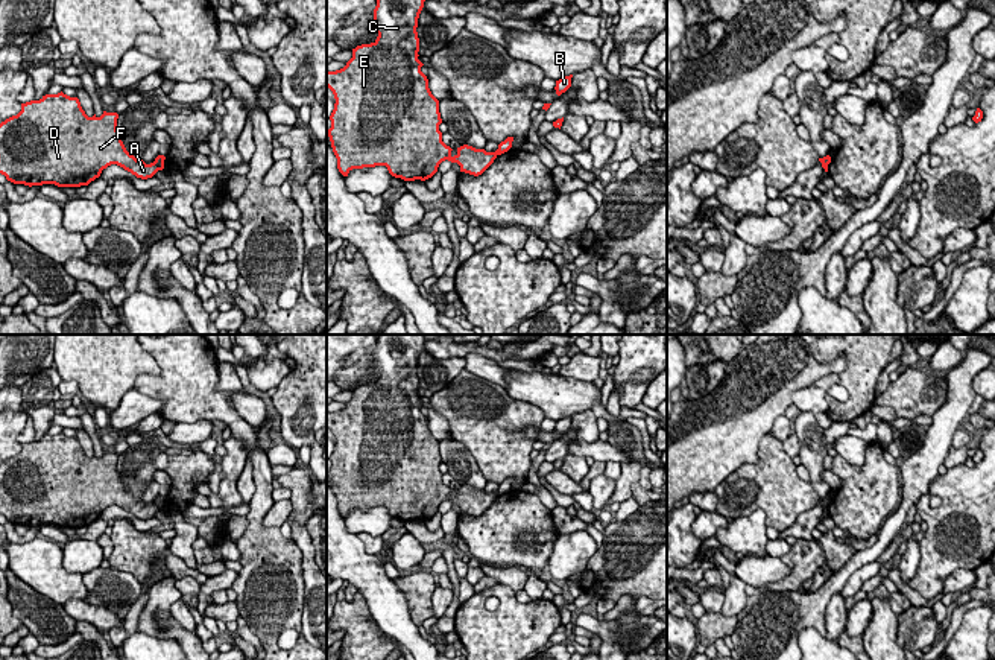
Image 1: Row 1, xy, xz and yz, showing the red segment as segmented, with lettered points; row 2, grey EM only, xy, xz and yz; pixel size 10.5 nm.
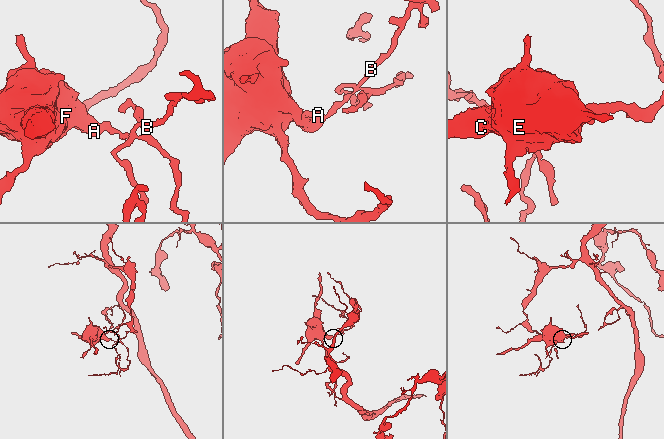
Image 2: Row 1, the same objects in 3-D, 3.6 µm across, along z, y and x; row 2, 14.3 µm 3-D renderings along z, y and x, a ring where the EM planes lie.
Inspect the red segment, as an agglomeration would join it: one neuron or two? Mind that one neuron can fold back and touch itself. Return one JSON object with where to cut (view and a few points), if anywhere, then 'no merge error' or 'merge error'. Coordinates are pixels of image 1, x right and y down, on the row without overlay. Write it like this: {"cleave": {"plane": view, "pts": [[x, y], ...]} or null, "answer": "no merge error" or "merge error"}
{"cleave": {"plane": "xy", "pts": [[154, 502], [158, 510]]}, "answer": "merge error"}

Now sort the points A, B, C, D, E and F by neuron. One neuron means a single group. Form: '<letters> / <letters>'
A C D E F / B

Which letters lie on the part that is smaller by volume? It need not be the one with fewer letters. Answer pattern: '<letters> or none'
A, C, D, E, F

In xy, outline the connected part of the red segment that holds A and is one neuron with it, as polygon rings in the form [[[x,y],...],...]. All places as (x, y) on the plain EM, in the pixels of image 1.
[[[62,432],[39,441],[21,444],[21,452],[0,464],[0,514],[14,525],[58,528],[88,526],[102,511],[117,505],[137,519],[147,520],[158,512],[155,503],[146,505],[131,496],[117,471],[117,453],[88,458],[77,438]]]

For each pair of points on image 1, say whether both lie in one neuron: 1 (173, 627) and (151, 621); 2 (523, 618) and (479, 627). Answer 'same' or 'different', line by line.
1: different
2: same

